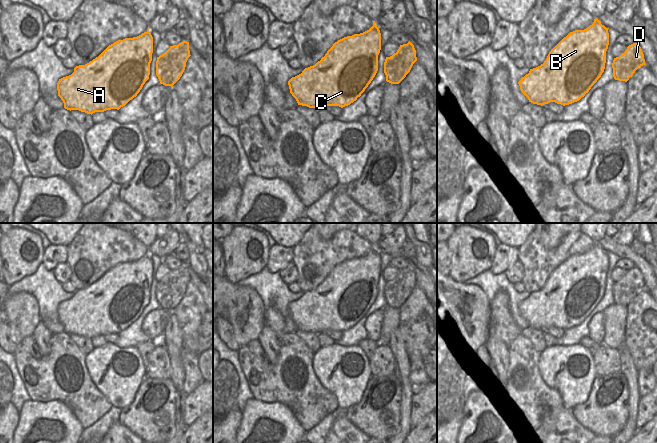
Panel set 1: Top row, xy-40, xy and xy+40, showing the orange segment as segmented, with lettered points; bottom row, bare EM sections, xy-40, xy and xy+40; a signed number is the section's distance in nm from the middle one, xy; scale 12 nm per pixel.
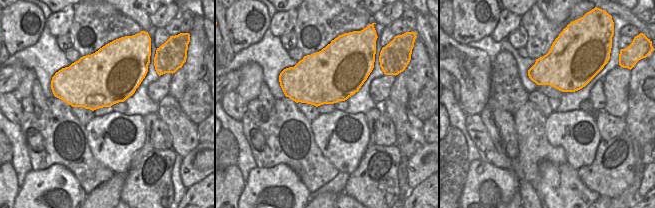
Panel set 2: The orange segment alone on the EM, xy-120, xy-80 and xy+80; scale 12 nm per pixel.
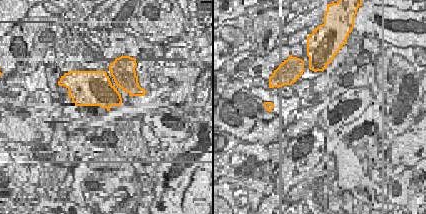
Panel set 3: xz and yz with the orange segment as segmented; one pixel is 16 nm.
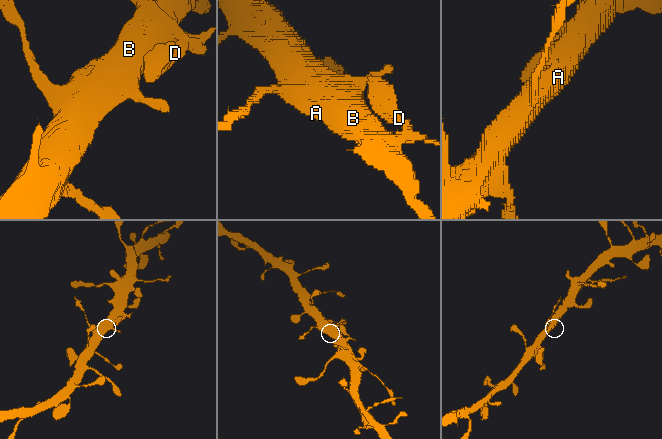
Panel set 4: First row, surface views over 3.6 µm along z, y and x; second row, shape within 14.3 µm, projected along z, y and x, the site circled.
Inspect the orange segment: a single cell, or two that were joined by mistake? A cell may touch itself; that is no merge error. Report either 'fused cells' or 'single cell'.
single cell

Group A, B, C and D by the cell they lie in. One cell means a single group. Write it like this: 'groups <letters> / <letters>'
groups A B C D

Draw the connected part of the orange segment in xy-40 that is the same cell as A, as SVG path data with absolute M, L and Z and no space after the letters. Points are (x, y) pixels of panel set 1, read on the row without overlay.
M149 255L118 264L98 281L59 303L58 320L67 334L87 338L125 330L149 303L153 261Z

